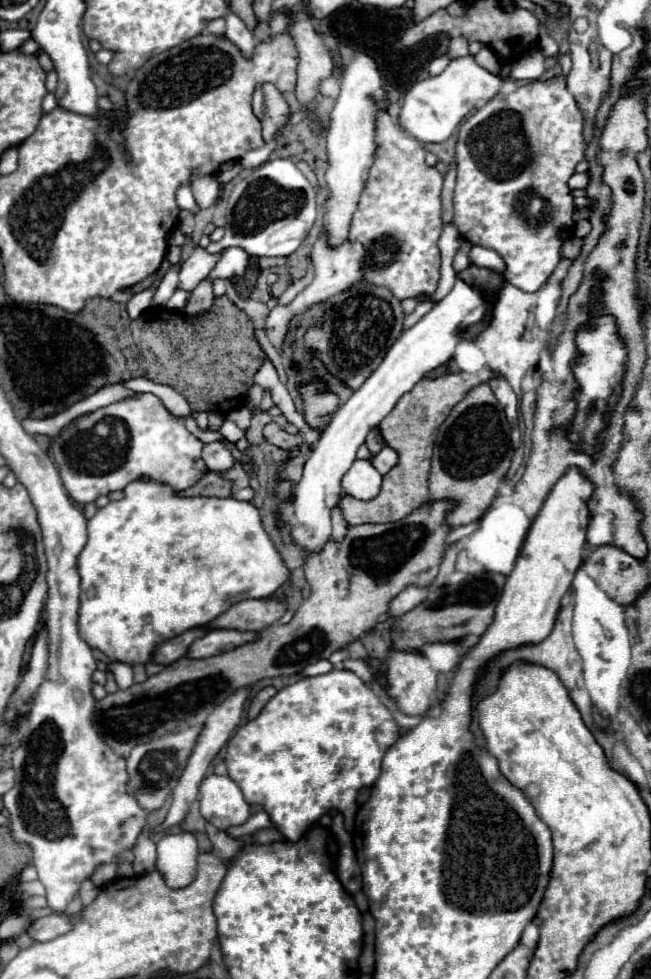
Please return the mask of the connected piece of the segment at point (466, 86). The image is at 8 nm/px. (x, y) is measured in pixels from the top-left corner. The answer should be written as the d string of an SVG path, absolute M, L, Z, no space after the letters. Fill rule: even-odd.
M473 55L451 59L441 75L417 81L405 95L399 125L409 131L421 143L441 143L445 141L461 123L461 119L471 113L477 105L491 101L501 93L503 79L487 69L483 69Z

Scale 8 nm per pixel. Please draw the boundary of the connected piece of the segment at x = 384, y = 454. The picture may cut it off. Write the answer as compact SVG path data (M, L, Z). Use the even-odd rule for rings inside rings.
M385 447L381 453L377 453L375 457L371 457L375 469L381 473L381 475L387 475L397 463L399 463L399 455L395 449L391 447Z

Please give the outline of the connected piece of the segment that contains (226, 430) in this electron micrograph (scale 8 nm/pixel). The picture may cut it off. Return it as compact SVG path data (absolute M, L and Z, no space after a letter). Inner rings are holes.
M225 419L225 421L223 421L223 427L221 427L219 431L223 433L223 437L227 437L227 439L229 439L229 441L233 441L233 443L235 443L235 441L239 441L239 439L245 435L245 431L243 431L243 429L239 429L239 427L237 427L237 423L235 423L235 421L231 421L231 419Z

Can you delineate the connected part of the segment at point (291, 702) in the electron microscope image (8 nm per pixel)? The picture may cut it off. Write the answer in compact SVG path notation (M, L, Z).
M333 669L331 673L305 677L281 689L263 707L259 717L245 723L245 727L239 727L227 743L225 765L229 777L241 787L245 799L251 805L263 805L285 839L297 843L307 827L331 809L341 811L348 831L354 828L357 793L375 783L381 771L383 755L399 739L399 735L395 719L379 697L355 673Z

